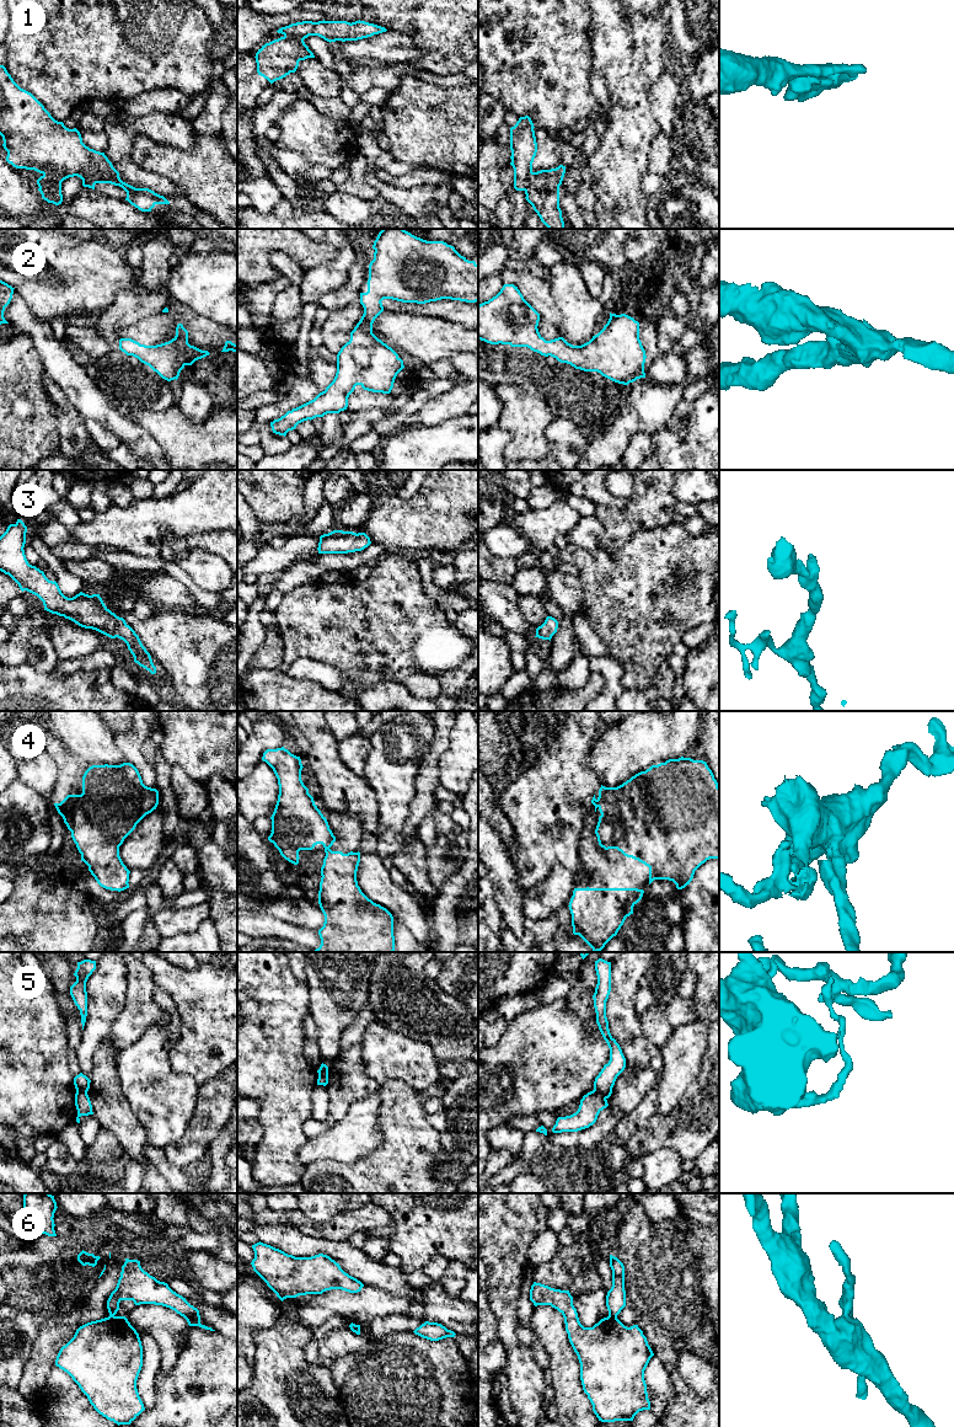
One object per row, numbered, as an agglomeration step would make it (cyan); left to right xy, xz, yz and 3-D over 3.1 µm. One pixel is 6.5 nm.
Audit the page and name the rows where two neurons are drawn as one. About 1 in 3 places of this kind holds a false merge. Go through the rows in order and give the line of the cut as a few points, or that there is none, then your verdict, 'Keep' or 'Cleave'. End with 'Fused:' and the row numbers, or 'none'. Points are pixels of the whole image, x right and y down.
1: Split along xz (284, 36), (303, 41). Cleave
2: No split. Keep
3: No split. Keep
4: No split. Keep
5: Split along yz (594, 1089), (605, 1099). Cleave
6: Split along yz (609, 1315), (616, 1318). Cleave
Fused: 1, 5, 6

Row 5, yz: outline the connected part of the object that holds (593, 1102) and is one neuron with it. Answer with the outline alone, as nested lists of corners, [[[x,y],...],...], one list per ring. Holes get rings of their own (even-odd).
[[[593,1090],[583,1096],[575,1113],[557,1118],[552,1132],[578,1132],[589,1128],[596,1122],[599,1113],[607,1106],[607,1100],[599,1091]]]

